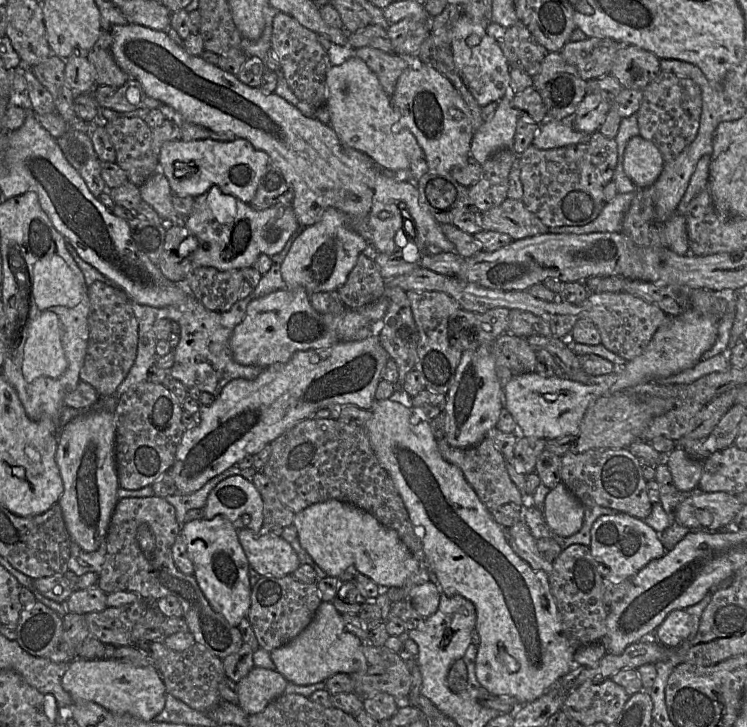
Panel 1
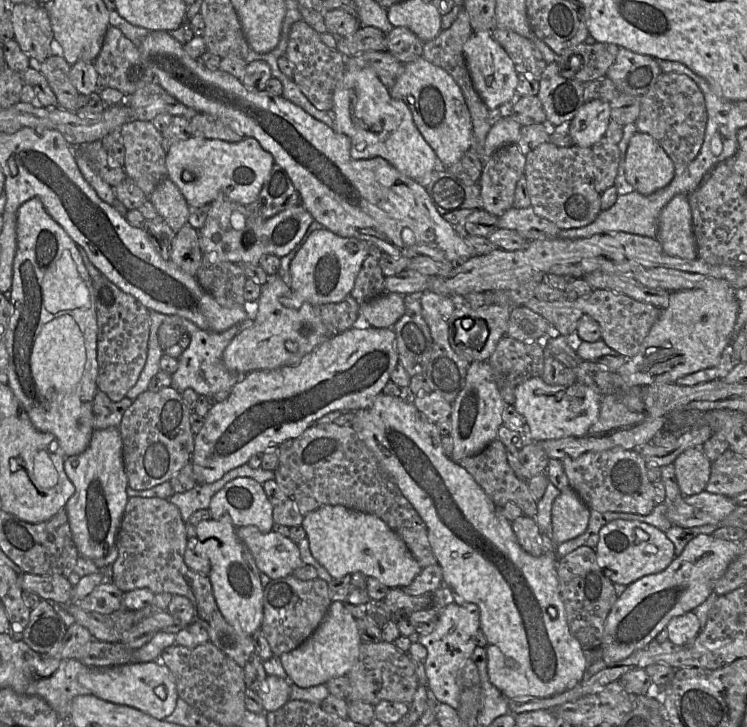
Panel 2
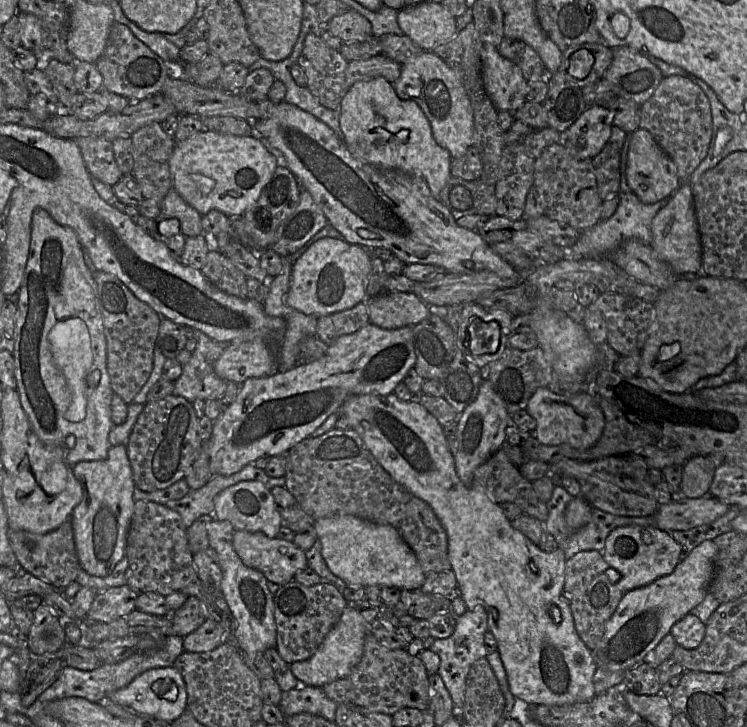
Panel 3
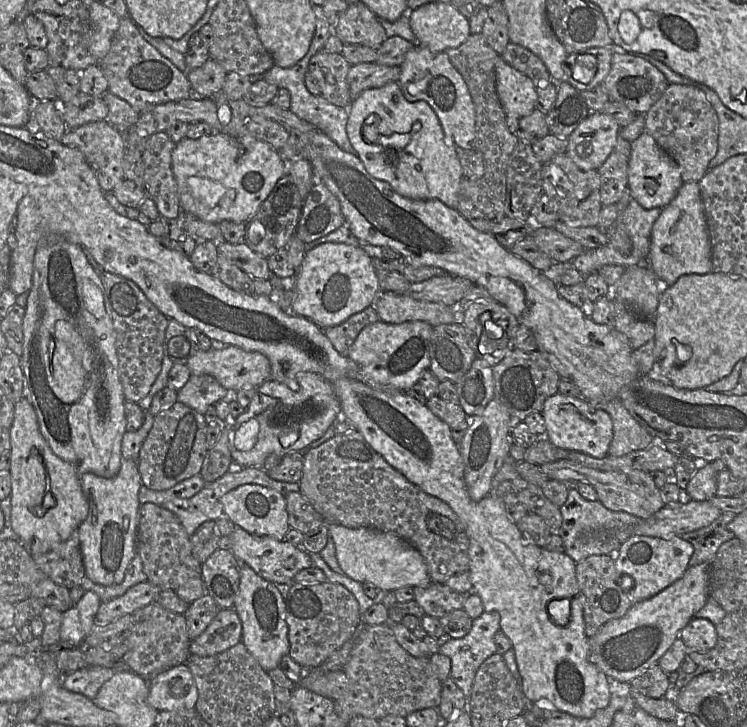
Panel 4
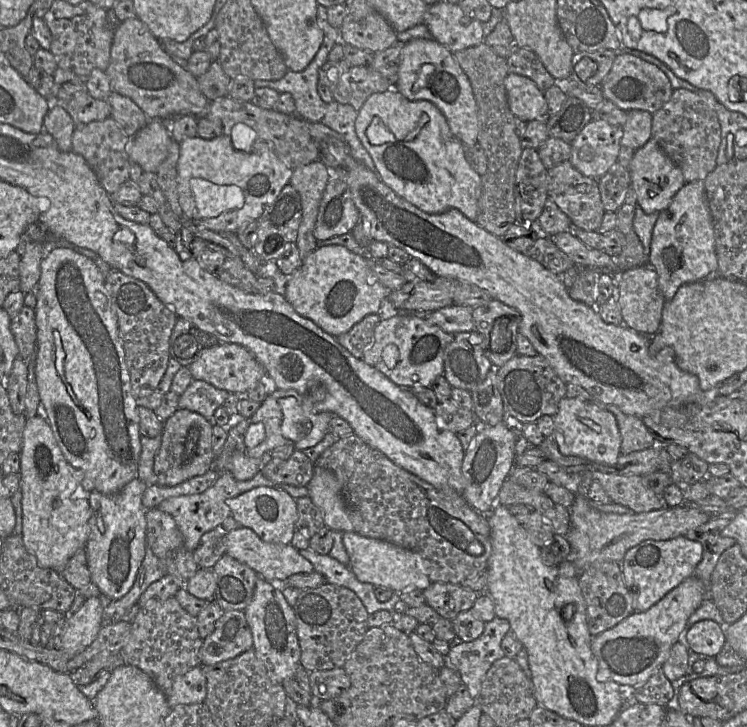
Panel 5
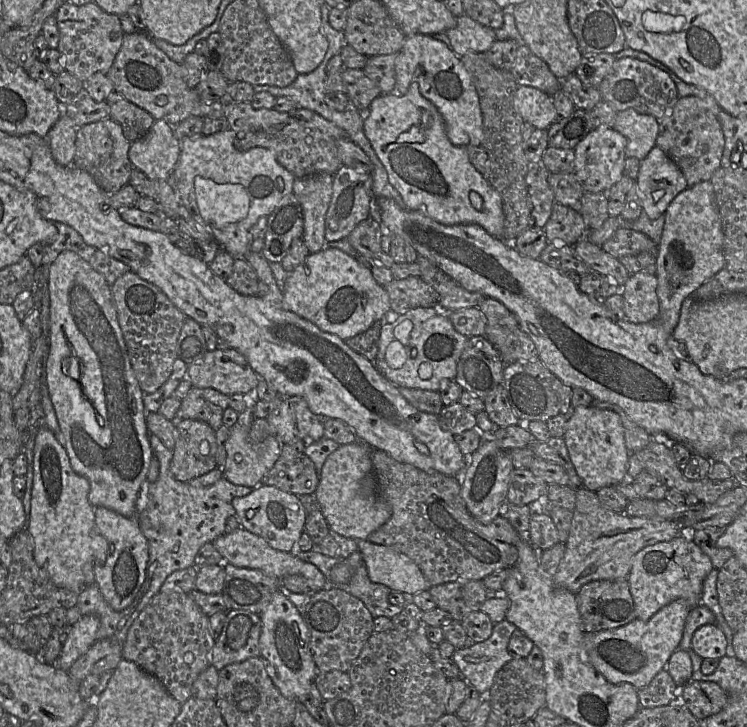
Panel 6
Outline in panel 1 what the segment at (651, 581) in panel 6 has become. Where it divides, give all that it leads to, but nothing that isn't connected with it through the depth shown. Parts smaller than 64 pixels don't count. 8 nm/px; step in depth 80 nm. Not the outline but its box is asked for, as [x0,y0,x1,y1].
[588,513,667,582]

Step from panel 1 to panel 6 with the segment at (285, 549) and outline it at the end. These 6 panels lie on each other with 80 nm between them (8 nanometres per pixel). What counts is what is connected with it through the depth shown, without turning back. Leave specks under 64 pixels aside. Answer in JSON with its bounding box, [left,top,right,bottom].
[214,528,329,593]

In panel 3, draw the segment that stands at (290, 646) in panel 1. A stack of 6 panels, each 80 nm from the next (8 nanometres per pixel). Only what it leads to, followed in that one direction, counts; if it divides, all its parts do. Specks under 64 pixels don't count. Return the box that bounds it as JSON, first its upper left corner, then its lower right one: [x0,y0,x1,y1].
[289,604,369,688]

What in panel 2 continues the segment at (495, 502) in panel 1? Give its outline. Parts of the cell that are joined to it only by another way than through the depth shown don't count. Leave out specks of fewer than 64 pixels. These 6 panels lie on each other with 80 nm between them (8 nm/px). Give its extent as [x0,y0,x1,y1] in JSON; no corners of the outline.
[457,439,538,518]

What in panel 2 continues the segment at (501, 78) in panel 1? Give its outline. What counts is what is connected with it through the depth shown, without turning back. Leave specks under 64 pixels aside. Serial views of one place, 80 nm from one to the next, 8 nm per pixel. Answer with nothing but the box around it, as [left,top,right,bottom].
[464,31,518,110]

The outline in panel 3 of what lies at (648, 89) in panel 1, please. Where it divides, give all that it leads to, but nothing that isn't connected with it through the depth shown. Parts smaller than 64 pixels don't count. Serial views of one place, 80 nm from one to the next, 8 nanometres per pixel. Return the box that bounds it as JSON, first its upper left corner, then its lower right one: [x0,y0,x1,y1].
[639,77,713,183]

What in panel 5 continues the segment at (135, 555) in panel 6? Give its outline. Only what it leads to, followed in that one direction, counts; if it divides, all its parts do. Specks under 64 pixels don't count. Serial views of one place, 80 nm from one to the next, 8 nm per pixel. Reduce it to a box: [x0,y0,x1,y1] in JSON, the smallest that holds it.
[85,477,148,600]

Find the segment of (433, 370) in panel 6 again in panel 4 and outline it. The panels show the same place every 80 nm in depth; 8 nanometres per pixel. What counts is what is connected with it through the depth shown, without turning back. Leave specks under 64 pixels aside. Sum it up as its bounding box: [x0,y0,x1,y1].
[347,321,433,391]

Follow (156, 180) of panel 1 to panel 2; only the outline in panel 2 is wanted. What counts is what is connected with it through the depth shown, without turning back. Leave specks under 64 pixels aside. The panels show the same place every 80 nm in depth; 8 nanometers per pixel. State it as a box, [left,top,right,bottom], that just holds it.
[148,178,190,232]

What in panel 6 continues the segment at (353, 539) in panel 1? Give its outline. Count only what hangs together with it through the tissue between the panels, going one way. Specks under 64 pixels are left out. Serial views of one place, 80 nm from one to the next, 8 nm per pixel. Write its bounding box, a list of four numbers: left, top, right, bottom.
[357,540,431,595]

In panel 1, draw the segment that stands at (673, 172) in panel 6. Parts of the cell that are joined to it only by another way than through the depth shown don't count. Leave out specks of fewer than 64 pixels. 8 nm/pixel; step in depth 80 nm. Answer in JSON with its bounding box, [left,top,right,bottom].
[623,137,665,189]

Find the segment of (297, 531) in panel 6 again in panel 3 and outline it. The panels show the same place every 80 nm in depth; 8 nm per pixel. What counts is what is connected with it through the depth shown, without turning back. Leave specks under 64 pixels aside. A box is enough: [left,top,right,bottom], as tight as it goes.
[214,481,281,538]

